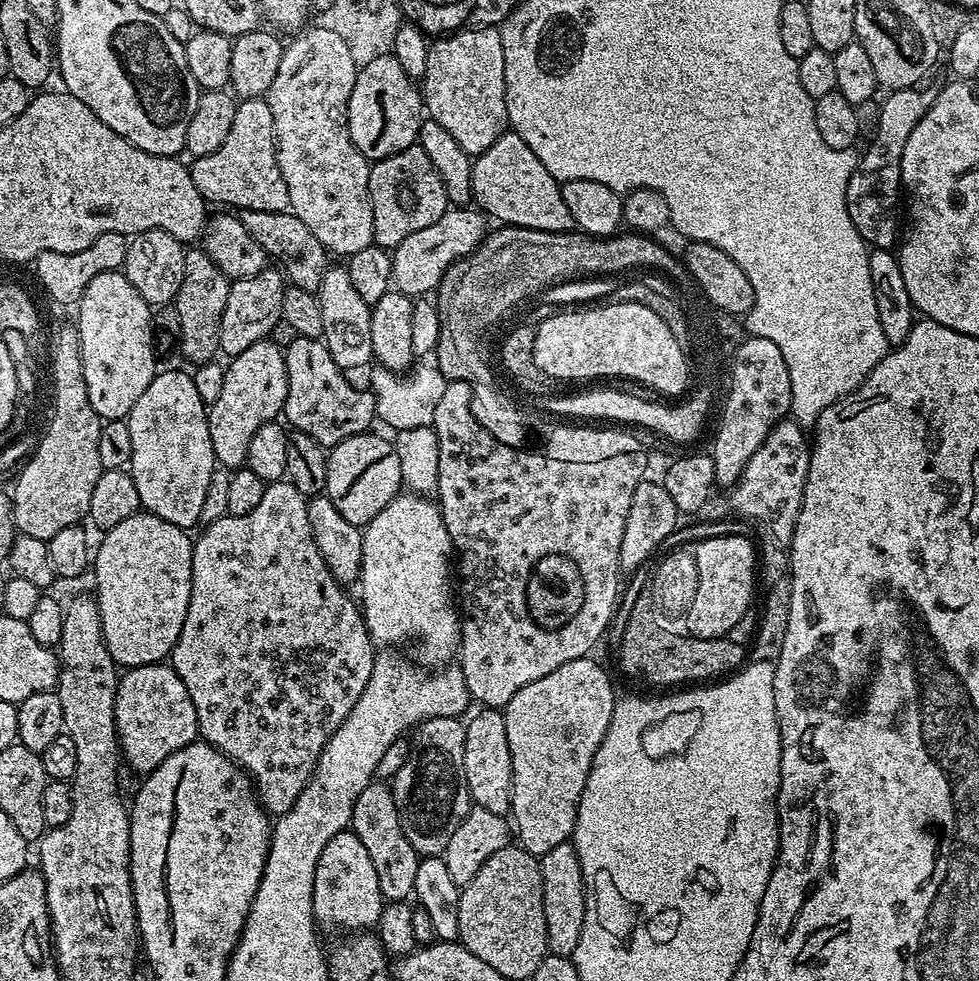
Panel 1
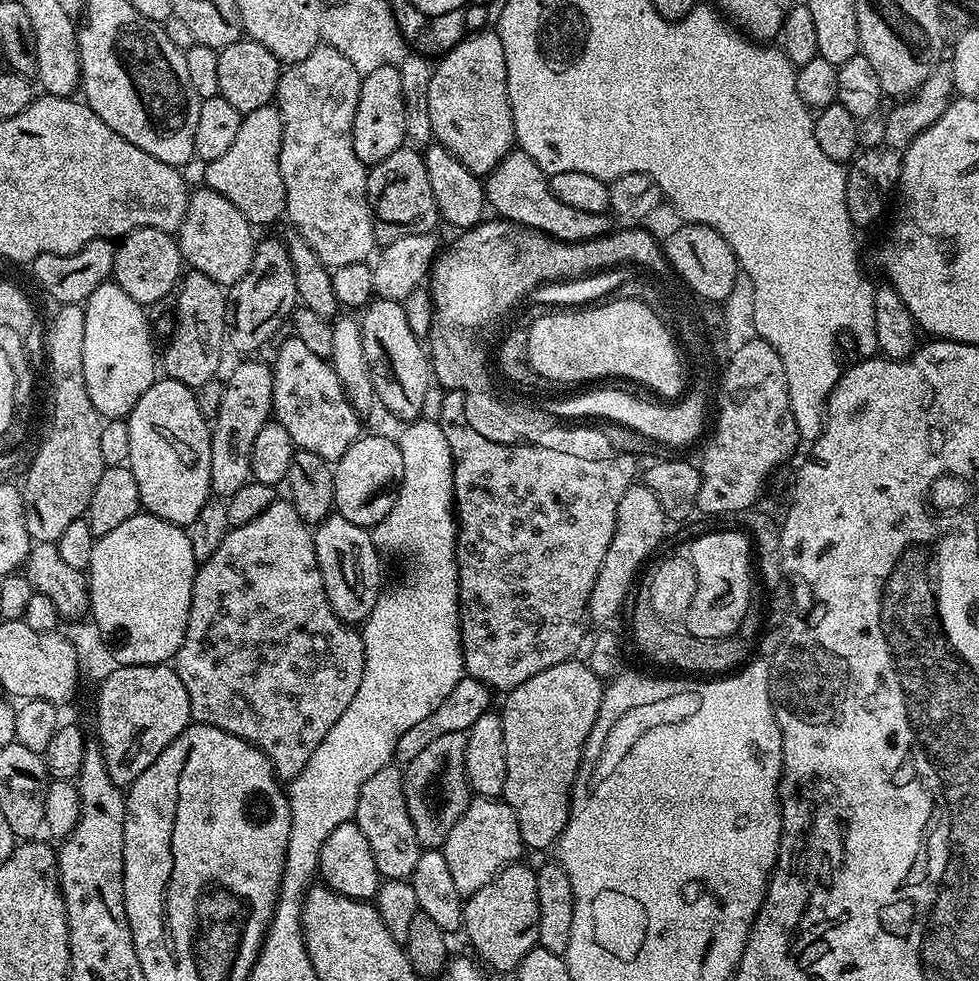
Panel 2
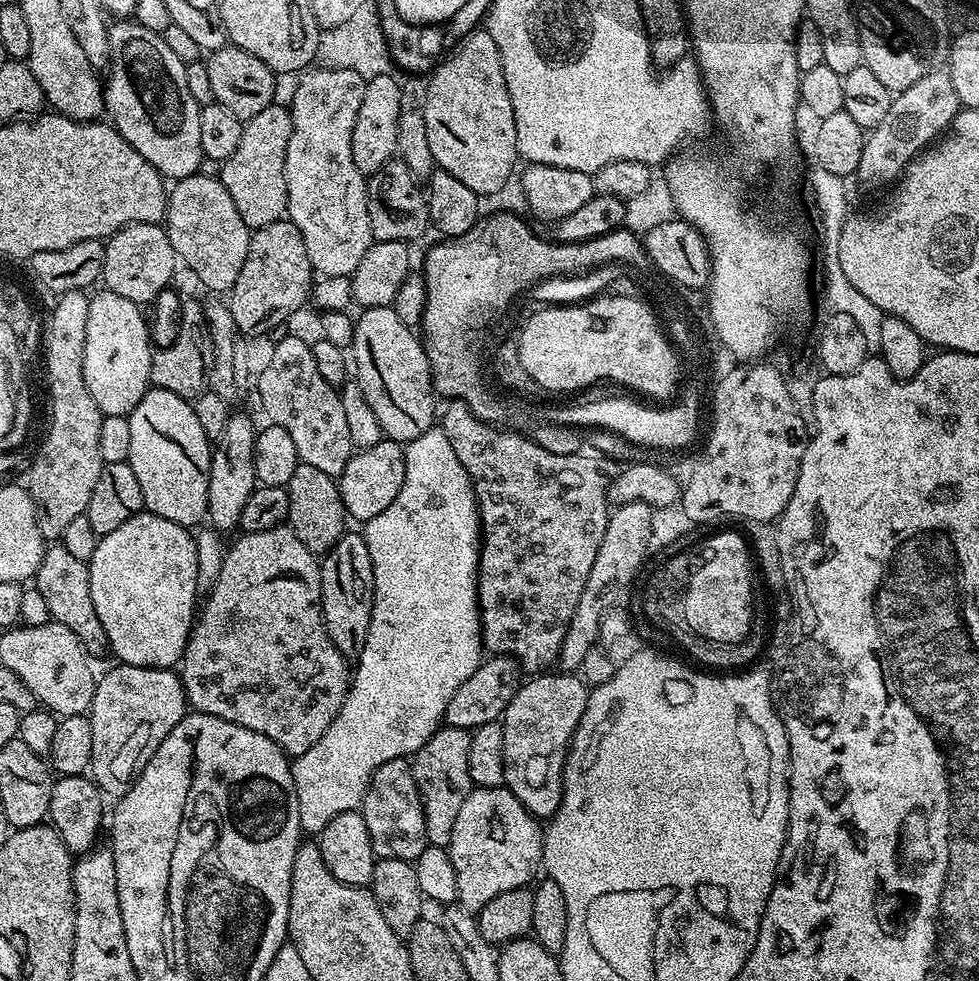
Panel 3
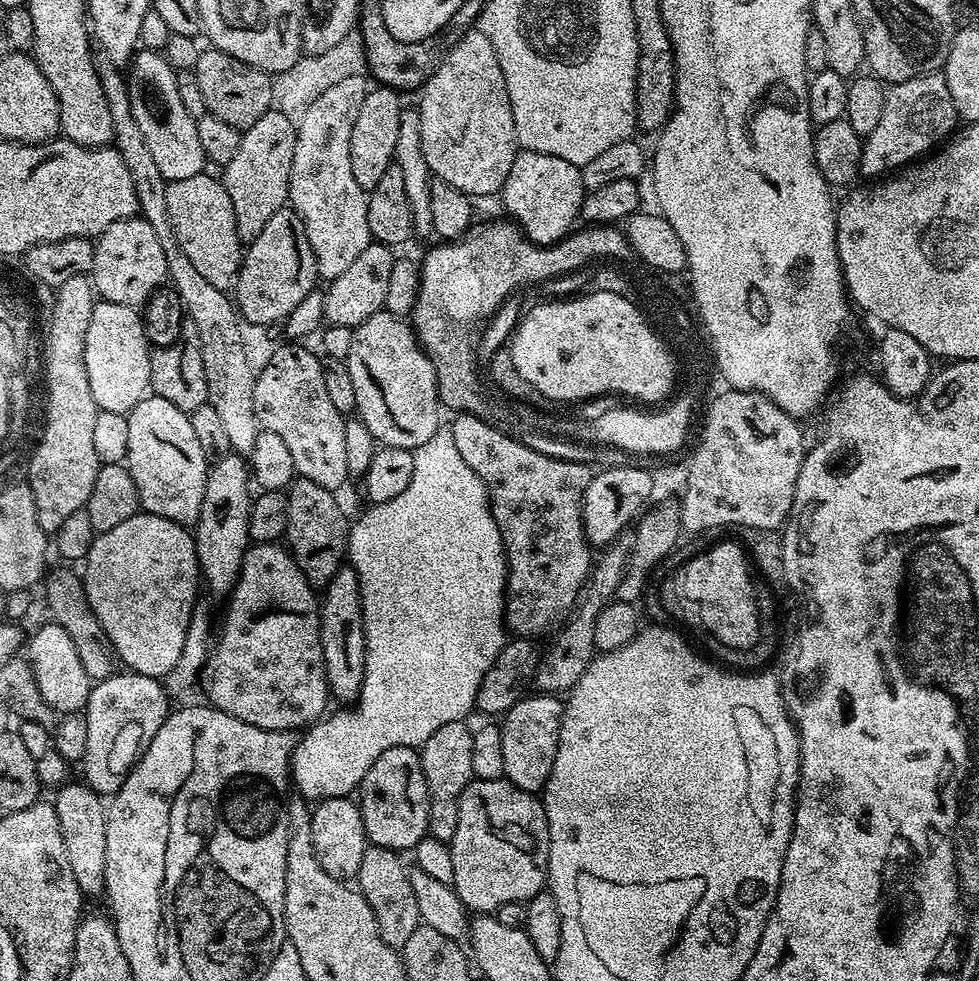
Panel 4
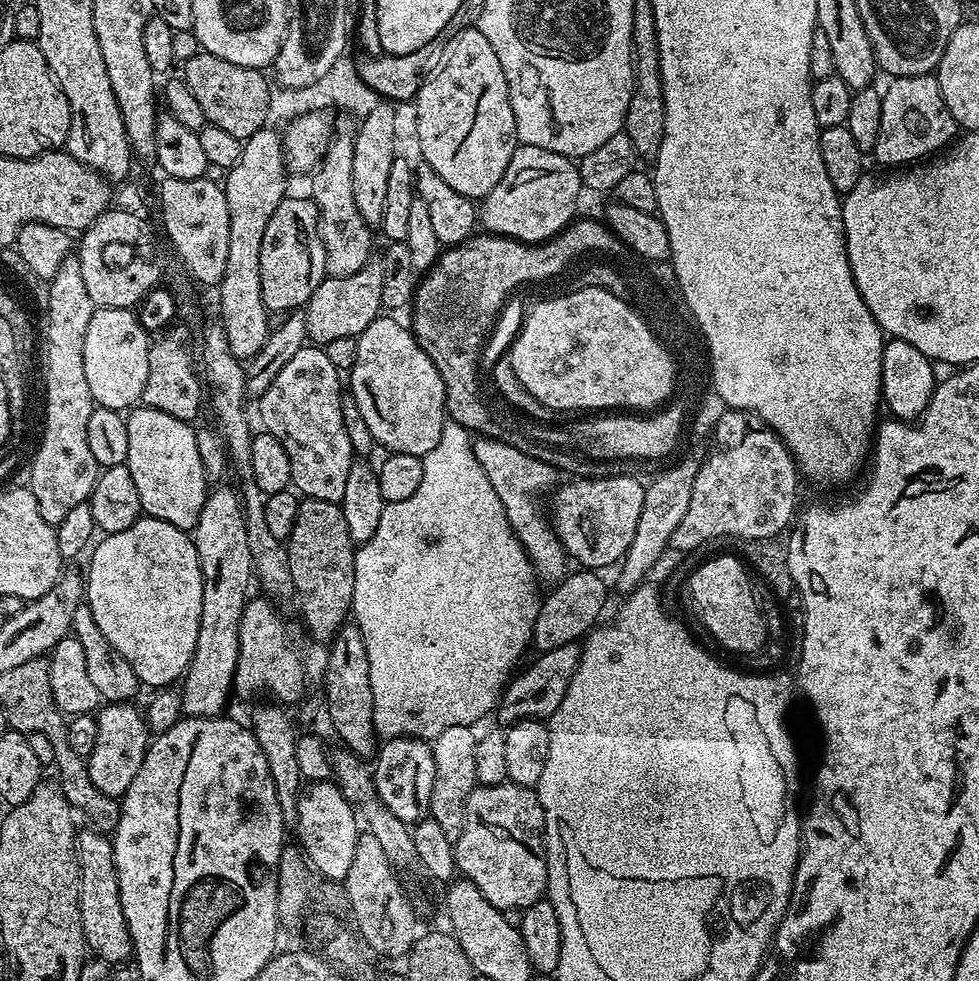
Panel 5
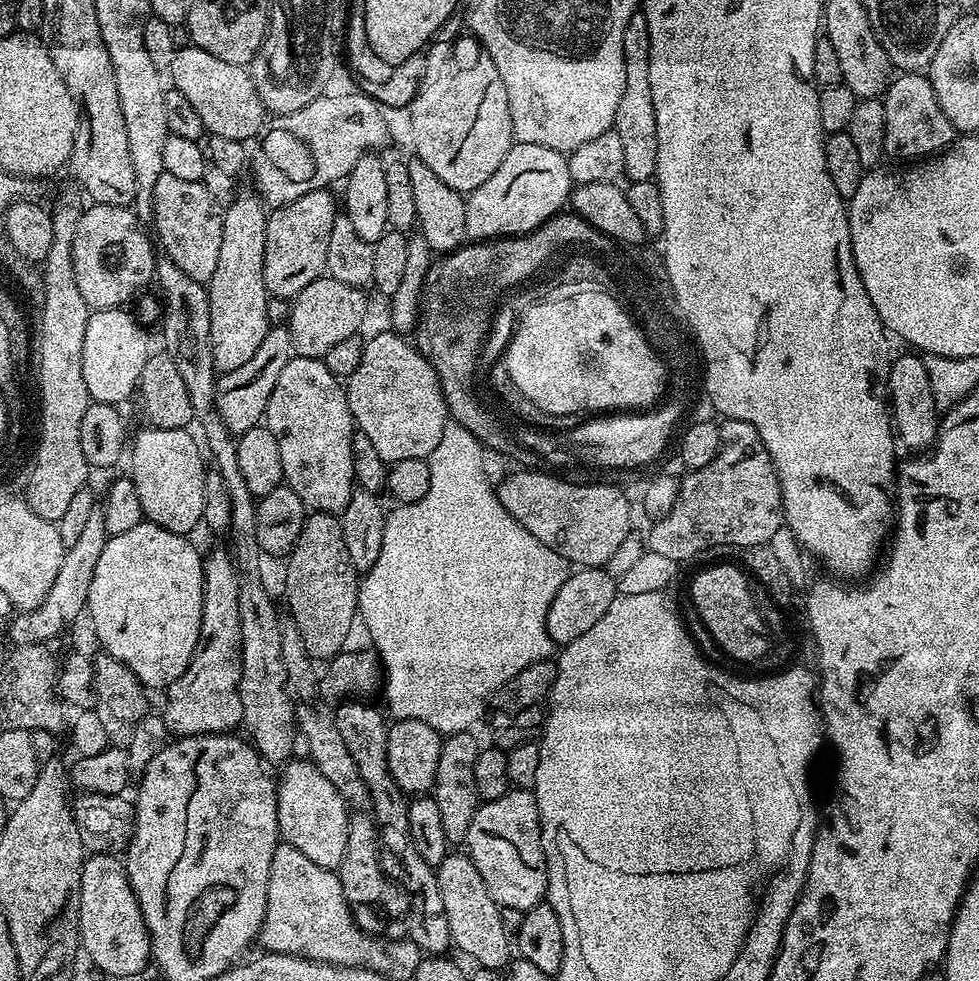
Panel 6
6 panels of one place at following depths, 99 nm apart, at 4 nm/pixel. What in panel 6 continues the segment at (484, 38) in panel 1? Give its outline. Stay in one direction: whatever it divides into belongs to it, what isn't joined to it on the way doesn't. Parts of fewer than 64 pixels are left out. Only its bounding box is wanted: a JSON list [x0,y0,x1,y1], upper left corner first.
[406,34,514,194]

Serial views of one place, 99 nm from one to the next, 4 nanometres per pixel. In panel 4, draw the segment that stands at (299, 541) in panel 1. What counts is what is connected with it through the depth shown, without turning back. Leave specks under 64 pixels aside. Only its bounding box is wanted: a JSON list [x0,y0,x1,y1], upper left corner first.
[202,543,330,732]

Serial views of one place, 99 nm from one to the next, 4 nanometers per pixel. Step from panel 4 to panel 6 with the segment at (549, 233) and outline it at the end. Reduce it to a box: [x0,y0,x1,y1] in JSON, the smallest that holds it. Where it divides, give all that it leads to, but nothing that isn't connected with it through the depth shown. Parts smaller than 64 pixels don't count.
[464,143,573,242]

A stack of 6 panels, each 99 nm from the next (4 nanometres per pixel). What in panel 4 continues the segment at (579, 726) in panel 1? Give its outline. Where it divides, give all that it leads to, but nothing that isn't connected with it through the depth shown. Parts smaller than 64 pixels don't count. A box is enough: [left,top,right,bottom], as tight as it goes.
[498,694,564,794]

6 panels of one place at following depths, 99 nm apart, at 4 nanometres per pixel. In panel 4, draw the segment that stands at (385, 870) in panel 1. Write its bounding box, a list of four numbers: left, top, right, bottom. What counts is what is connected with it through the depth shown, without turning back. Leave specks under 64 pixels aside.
[358,746,428,854]

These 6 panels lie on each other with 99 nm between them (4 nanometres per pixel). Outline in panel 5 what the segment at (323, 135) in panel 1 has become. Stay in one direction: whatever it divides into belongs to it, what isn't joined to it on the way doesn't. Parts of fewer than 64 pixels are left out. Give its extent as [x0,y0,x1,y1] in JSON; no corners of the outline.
[310,136,373,276]

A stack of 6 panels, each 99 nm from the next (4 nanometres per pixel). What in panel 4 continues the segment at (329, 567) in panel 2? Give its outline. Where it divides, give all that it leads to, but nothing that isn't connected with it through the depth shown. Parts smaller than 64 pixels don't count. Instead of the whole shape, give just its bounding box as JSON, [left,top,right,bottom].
[320,566,366,706]

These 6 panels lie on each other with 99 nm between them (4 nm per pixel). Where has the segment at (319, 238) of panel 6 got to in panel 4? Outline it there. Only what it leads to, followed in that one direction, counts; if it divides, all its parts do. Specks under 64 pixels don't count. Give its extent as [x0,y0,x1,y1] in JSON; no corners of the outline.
[234,206,317,324]

